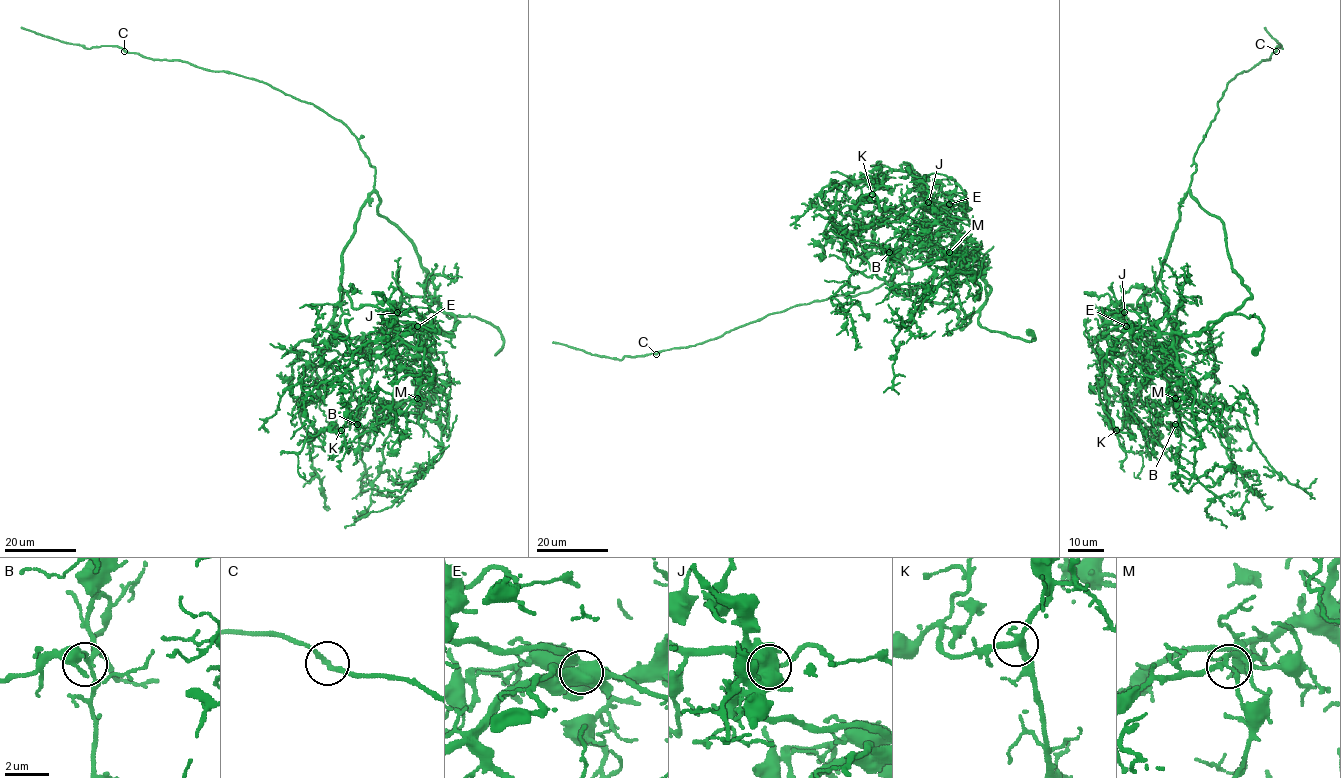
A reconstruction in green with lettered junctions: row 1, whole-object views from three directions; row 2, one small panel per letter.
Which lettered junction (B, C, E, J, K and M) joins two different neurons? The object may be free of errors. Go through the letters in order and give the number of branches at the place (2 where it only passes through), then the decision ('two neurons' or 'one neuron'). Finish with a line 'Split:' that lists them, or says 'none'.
B: 3 | one neuron
C: 2 | one neuron
E: 2 | one neuron
J: 3 | one neuron
K: 3 | one neuron
M: 3 | one neuron
Split: none

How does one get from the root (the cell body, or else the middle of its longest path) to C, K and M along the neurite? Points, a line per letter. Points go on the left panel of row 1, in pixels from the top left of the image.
C: (387, 218), (378, 212), (375, 168), (341, 121), (254, 79), (124, 51)
K: (387, 218), (372, 192), (343, 252), (352, 306), (393, 314), (389, 337), (362, 344), (343, 373), (341, 430)
M: (387, 218), (411, 242), (428, 293), (454, 317), (453, 336), (426, 340), (436, 381), (417, 398)

